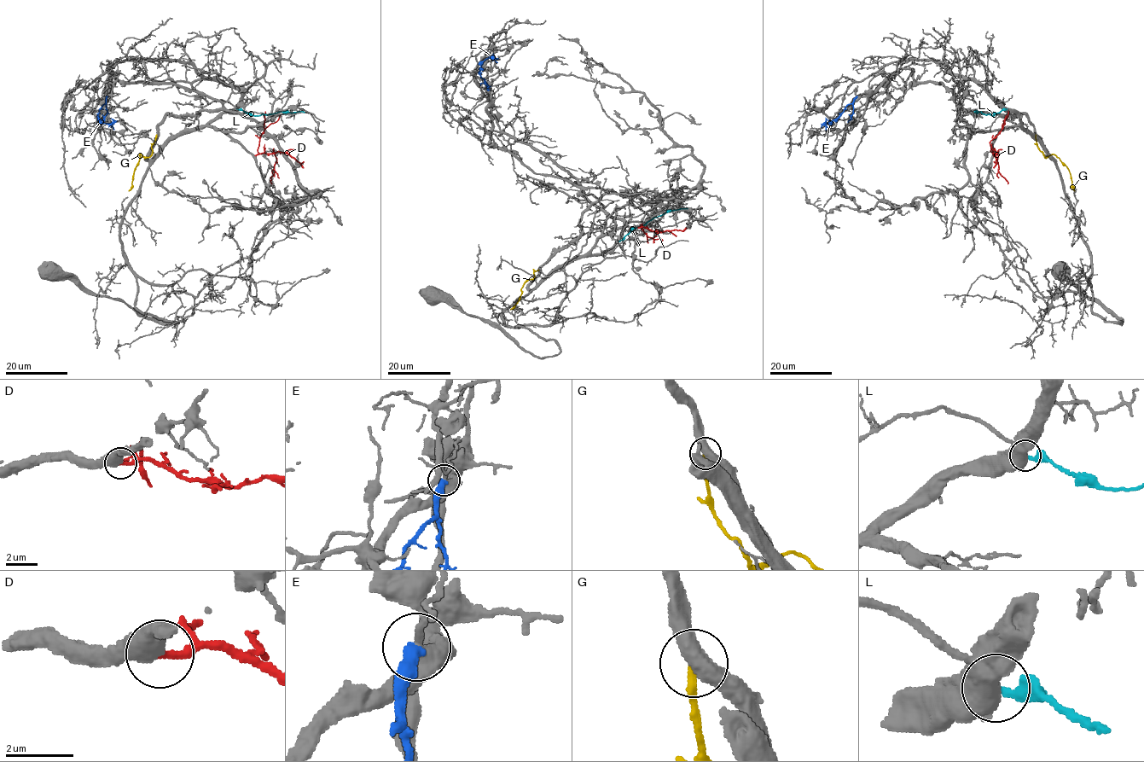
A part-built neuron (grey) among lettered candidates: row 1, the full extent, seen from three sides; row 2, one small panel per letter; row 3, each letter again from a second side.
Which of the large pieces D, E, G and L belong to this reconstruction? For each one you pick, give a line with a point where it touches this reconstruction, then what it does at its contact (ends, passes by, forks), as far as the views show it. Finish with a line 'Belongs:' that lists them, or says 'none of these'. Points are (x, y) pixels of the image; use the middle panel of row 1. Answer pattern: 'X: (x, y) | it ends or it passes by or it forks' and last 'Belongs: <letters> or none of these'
D: (638, 228) | it ends
Belongs: D

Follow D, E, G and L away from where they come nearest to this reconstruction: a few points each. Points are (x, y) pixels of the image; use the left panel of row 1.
D: (255, 155), (287, 153), (304, 167)
E: (107, 95), (98, 119), (101, 123), (116, 121)
G: (156, 135), (151, 155), (140, 154), (128, 191)
L: (237, 109), (252, 115), (304, 113)

